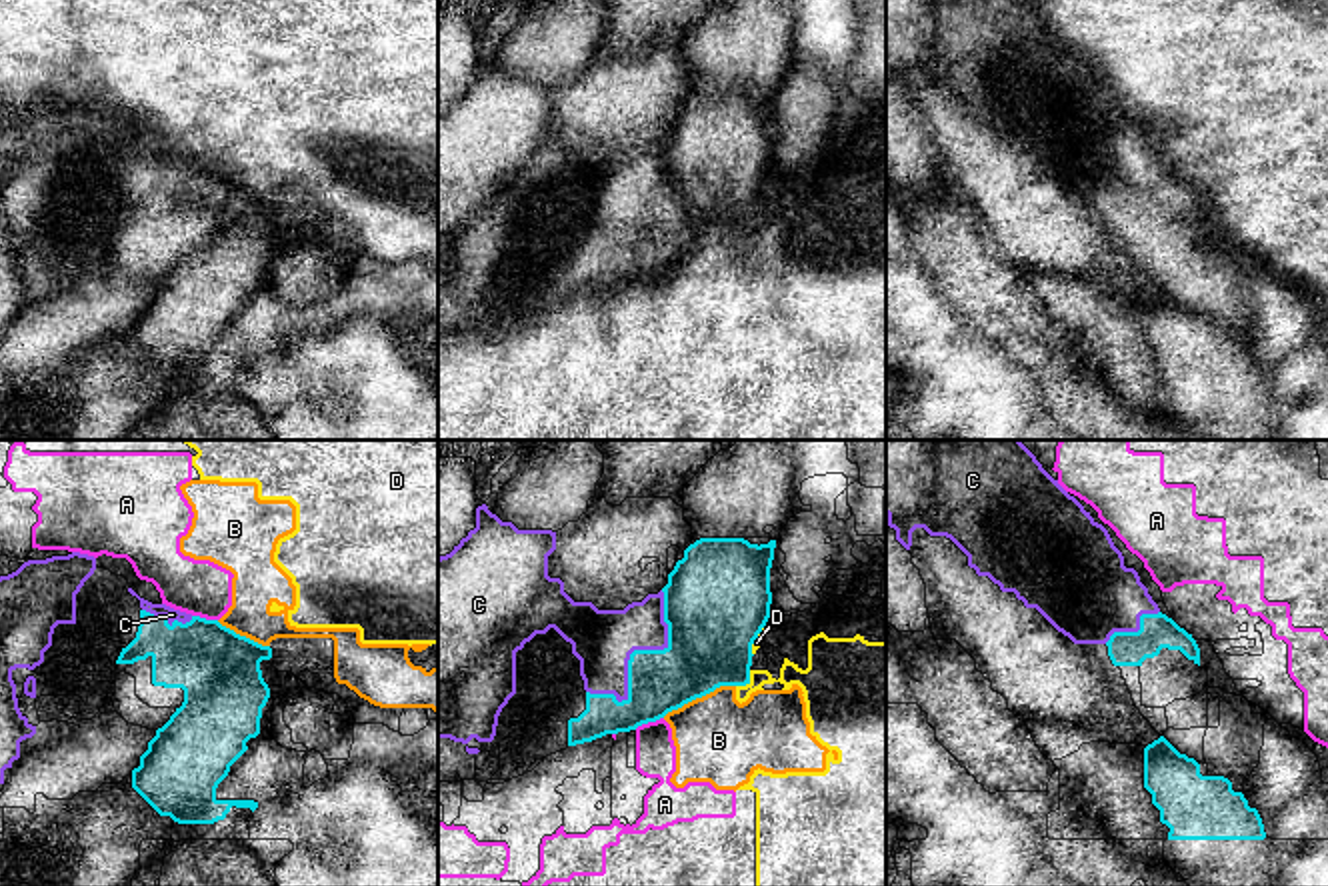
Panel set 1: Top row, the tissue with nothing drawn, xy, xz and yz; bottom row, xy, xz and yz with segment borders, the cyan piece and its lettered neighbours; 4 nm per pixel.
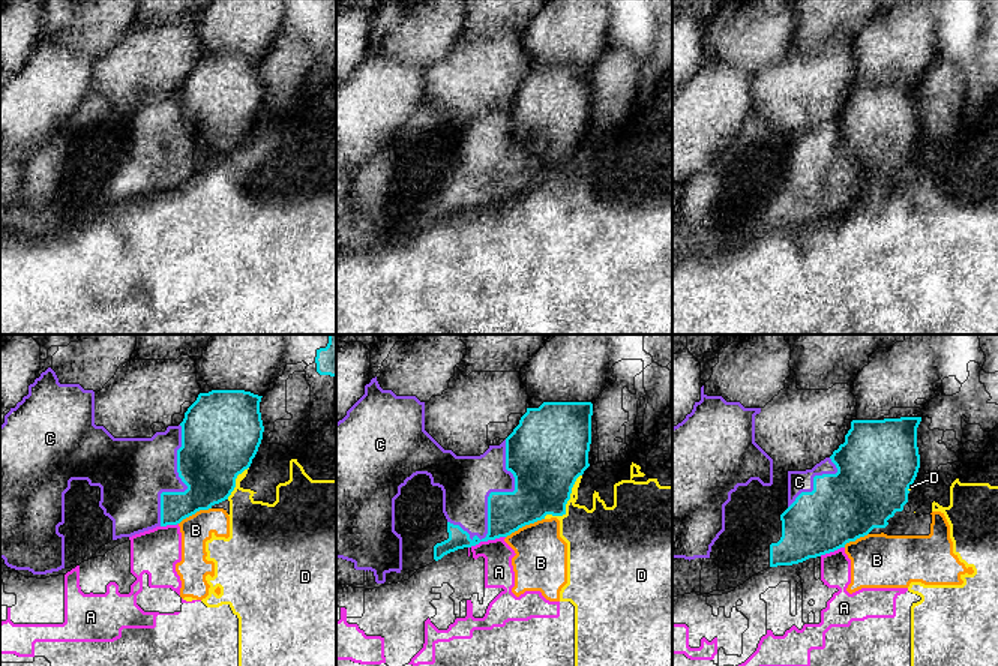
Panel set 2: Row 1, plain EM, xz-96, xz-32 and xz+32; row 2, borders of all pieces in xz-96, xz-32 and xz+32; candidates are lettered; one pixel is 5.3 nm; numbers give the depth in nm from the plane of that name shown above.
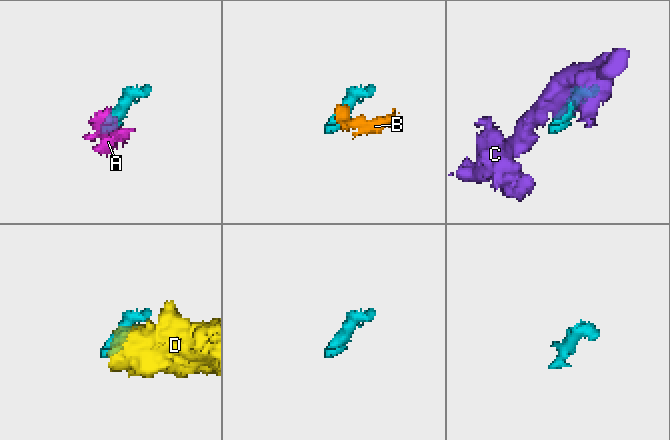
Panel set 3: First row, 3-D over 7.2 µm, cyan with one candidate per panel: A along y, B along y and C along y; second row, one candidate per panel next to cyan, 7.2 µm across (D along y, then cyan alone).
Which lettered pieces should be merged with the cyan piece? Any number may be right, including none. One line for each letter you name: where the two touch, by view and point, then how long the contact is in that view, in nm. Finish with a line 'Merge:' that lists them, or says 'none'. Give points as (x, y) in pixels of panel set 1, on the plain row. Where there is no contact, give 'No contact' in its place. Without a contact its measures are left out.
Merge: none

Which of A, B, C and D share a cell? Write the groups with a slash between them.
A B D / C

